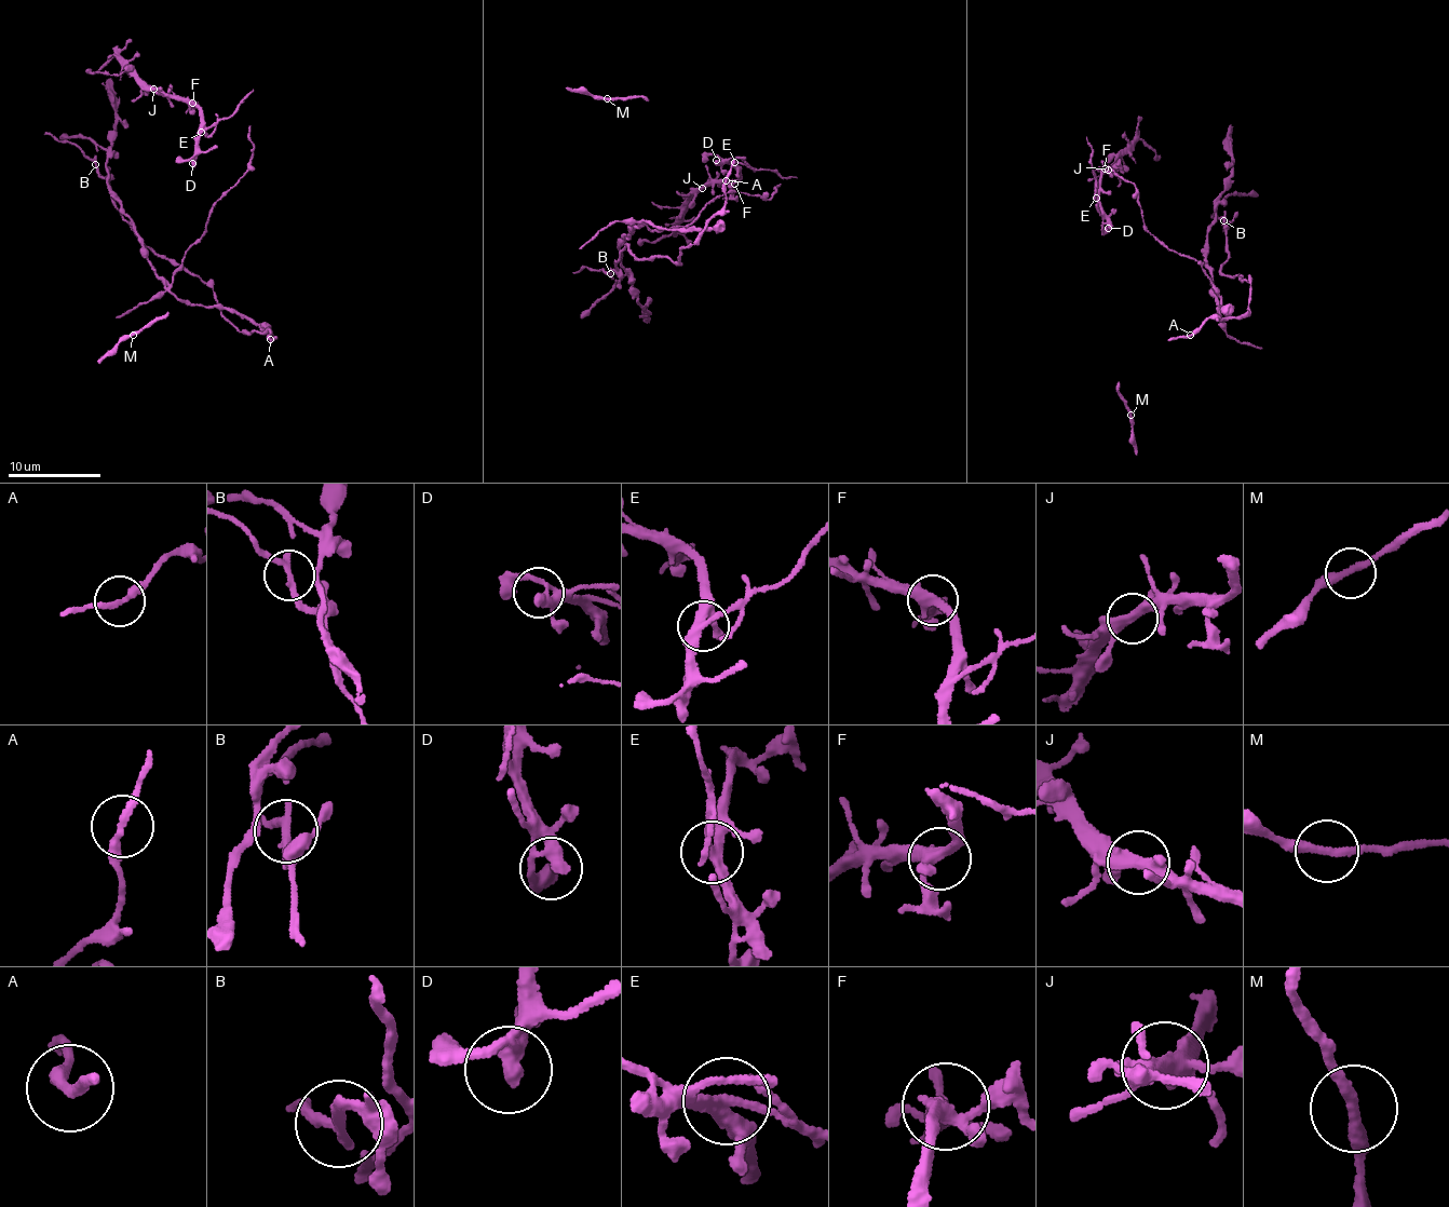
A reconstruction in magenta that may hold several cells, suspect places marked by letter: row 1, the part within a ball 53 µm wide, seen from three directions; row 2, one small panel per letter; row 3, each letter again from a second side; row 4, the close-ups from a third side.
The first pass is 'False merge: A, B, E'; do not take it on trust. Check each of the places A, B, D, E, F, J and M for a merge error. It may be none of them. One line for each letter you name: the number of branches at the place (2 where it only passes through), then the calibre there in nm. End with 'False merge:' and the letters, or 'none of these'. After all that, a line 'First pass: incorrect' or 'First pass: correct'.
B: branches 2; calibre 240 nm
E: branches 4; calibre 300 nm
False merge: B, E
First pass: incorrect

